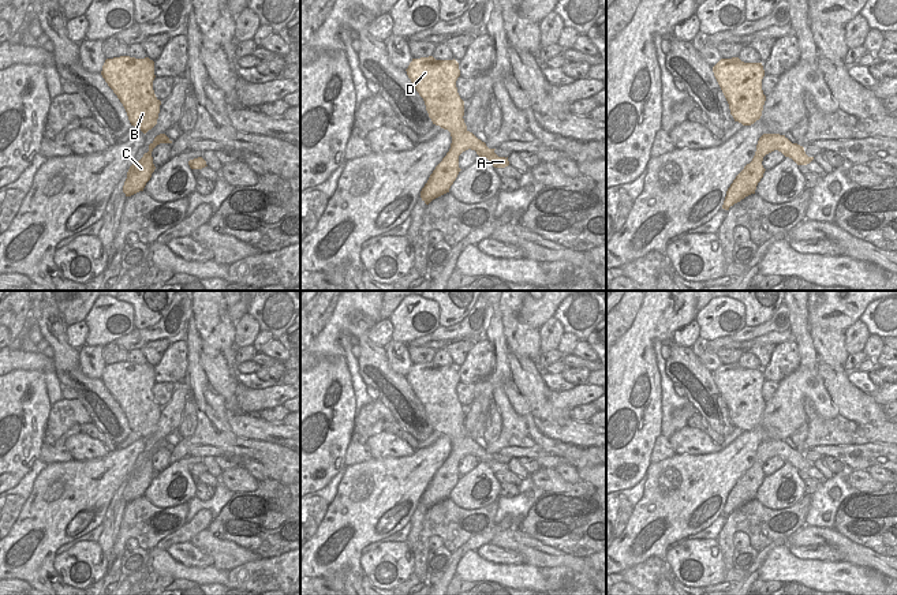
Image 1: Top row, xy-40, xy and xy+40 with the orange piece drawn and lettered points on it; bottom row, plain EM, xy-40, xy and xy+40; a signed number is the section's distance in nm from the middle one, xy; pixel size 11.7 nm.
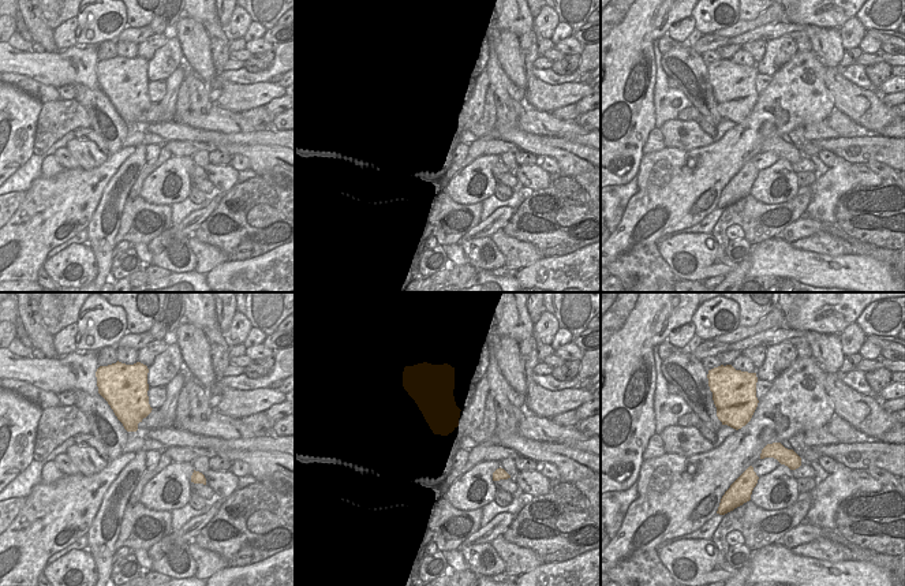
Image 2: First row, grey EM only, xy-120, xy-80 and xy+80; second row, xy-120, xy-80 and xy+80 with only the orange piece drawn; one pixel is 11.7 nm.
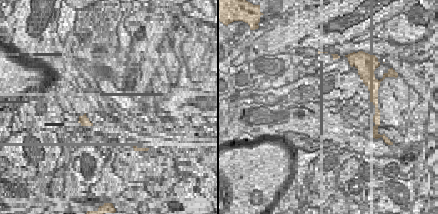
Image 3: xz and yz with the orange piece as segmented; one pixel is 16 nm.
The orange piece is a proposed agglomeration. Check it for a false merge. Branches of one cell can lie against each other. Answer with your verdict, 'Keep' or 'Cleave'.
Keep.

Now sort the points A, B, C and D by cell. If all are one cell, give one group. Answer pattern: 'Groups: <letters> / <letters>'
Groups: A B C D.

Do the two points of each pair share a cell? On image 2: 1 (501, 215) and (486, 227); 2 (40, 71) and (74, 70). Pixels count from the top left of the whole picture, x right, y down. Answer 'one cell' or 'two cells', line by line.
1: one cell
2: one cell

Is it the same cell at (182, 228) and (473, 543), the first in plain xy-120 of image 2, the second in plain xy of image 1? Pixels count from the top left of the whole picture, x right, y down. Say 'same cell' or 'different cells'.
same cell

